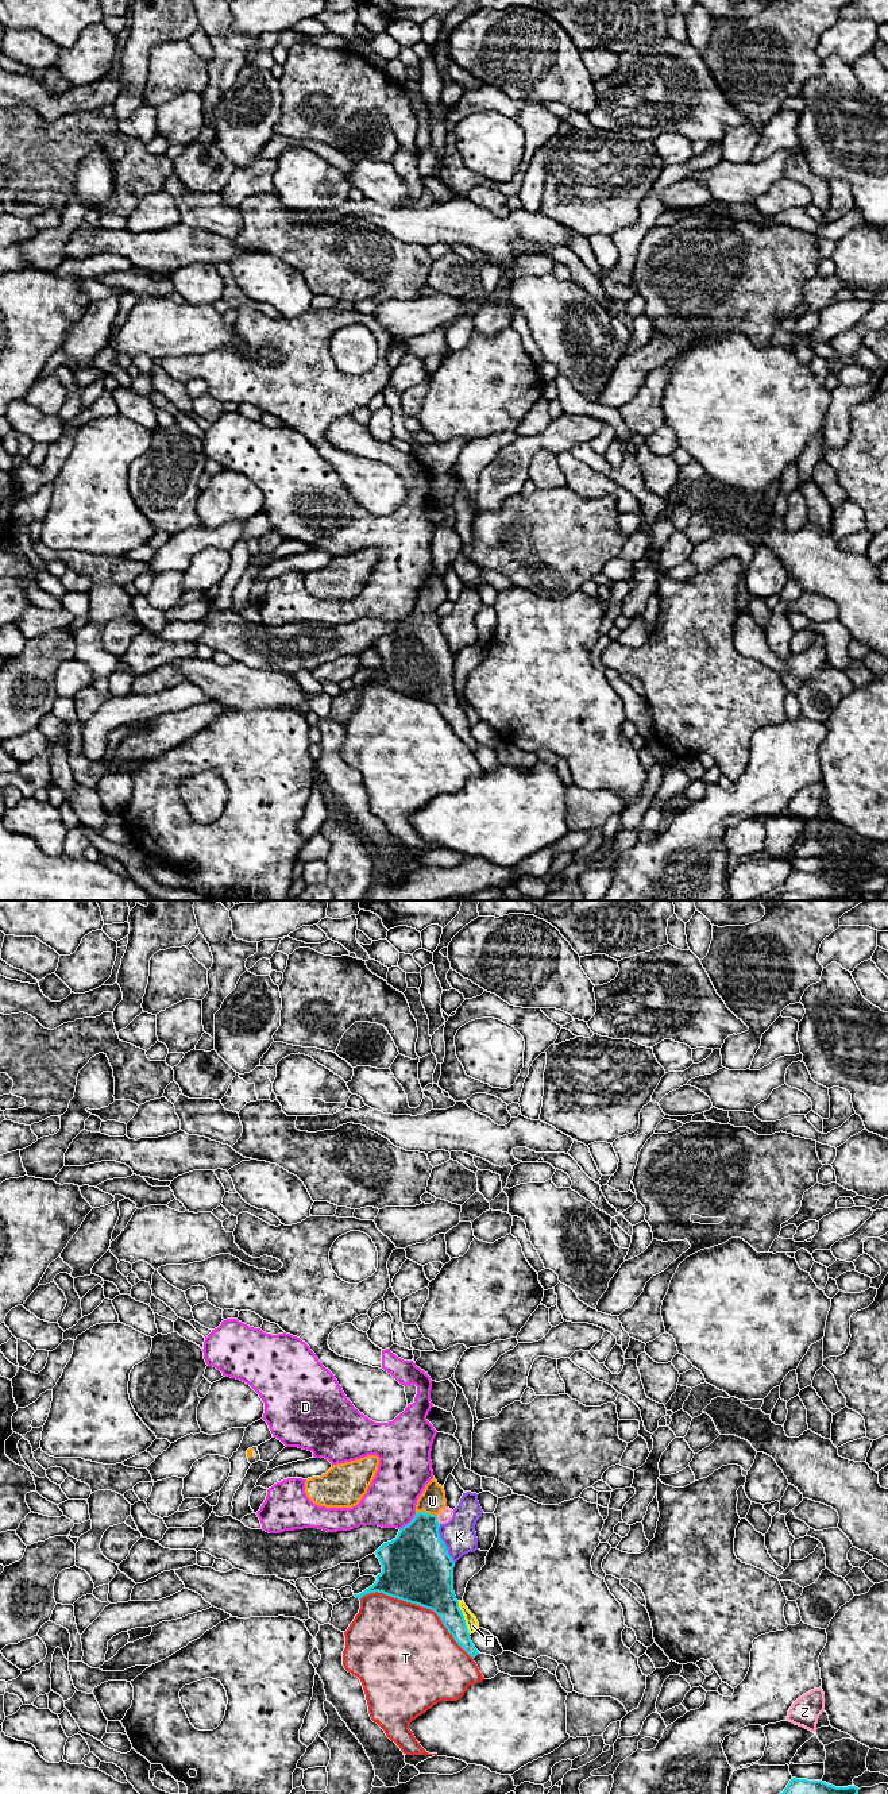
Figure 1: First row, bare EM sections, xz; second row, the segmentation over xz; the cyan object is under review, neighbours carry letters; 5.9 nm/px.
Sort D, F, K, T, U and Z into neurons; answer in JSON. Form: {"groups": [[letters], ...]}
{"groups": [["D"], ["F"], ["K"], ["T"], ["U"], ["Z"]]}

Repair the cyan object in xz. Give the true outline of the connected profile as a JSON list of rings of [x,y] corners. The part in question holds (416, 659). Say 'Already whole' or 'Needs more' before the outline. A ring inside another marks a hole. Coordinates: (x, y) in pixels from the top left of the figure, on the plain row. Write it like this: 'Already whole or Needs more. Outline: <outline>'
Needs more. Outline: [[[433,570],[425,578],[422,587],[417,593],[413,613],[399,622],[395,632],[383,636],[375,644],[382,657],[382,665],[375,670],[375,676],[354,688],[360,692],[366,687],[378,684],[433,703],[455,734],[474,752],[479,744],[471,734],[464,709],[453,684],[455,655],[449,649],[439,626],[440,617],[437,614],[437,607],[444,601],[447,601],[444,580],[439,578]]]

